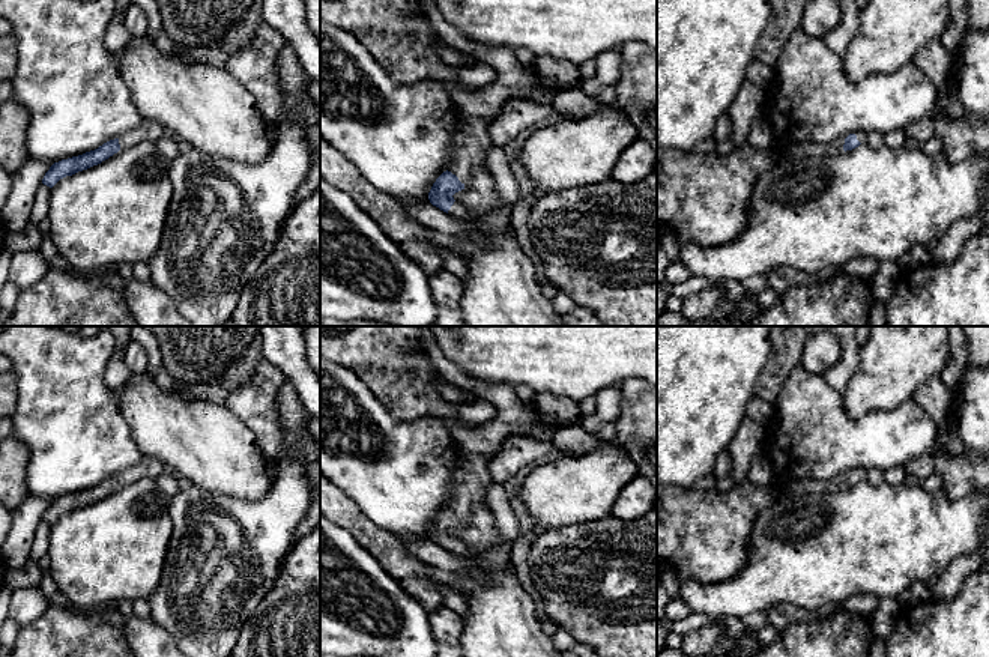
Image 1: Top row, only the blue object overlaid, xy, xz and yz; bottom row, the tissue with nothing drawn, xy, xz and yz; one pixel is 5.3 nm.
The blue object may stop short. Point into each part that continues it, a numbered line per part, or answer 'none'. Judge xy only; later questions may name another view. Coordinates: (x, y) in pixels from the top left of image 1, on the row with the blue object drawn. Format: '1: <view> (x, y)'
1: xy (148, 130)

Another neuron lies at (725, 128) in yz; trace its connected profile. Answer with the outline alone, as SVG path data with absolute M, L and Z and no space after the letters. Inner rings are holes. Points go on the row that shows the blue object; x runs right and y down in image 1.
M724 114L724 116L721 116L721 117L718 119L712 137L714 137L717 141L723 141L723 140L732 137L732 134L733 134L732 120L729 119L727 114Z

